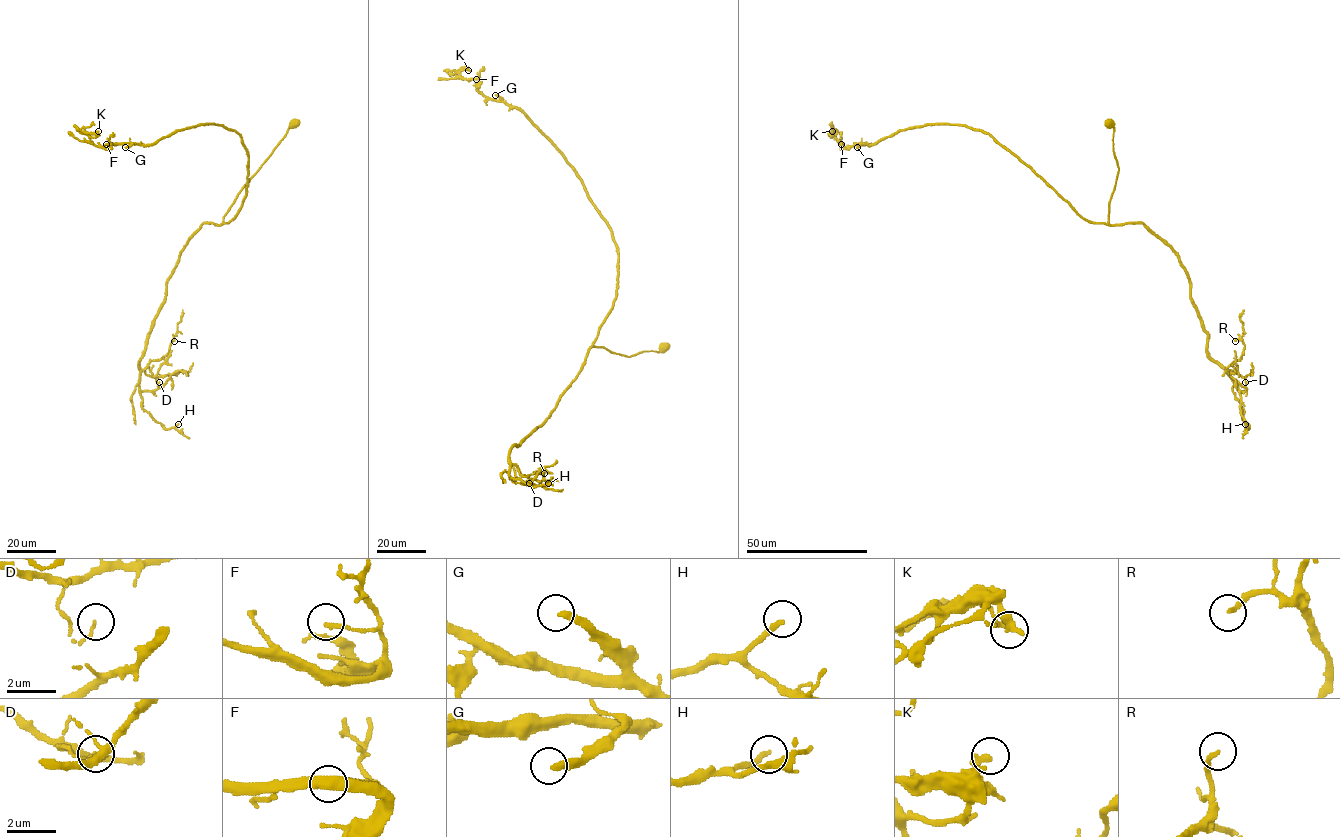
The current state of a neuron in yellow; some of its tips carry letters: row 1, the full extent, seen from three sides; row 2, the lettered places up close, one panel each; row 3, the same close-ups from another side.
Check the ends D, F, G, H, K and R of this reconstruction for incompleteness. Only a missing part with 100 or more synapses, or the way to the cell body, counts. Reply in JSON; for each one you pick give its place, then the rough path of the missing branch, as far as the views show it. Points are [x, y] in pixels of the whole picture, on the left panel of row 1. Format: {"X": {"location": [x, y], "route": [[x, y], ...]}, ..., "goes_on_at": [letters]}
{"G": {"location": [125, 147], "route": [[125, 147], [131, 152], [138, 142], [155, 144]]}, "goes_on_at": ["G"]}

